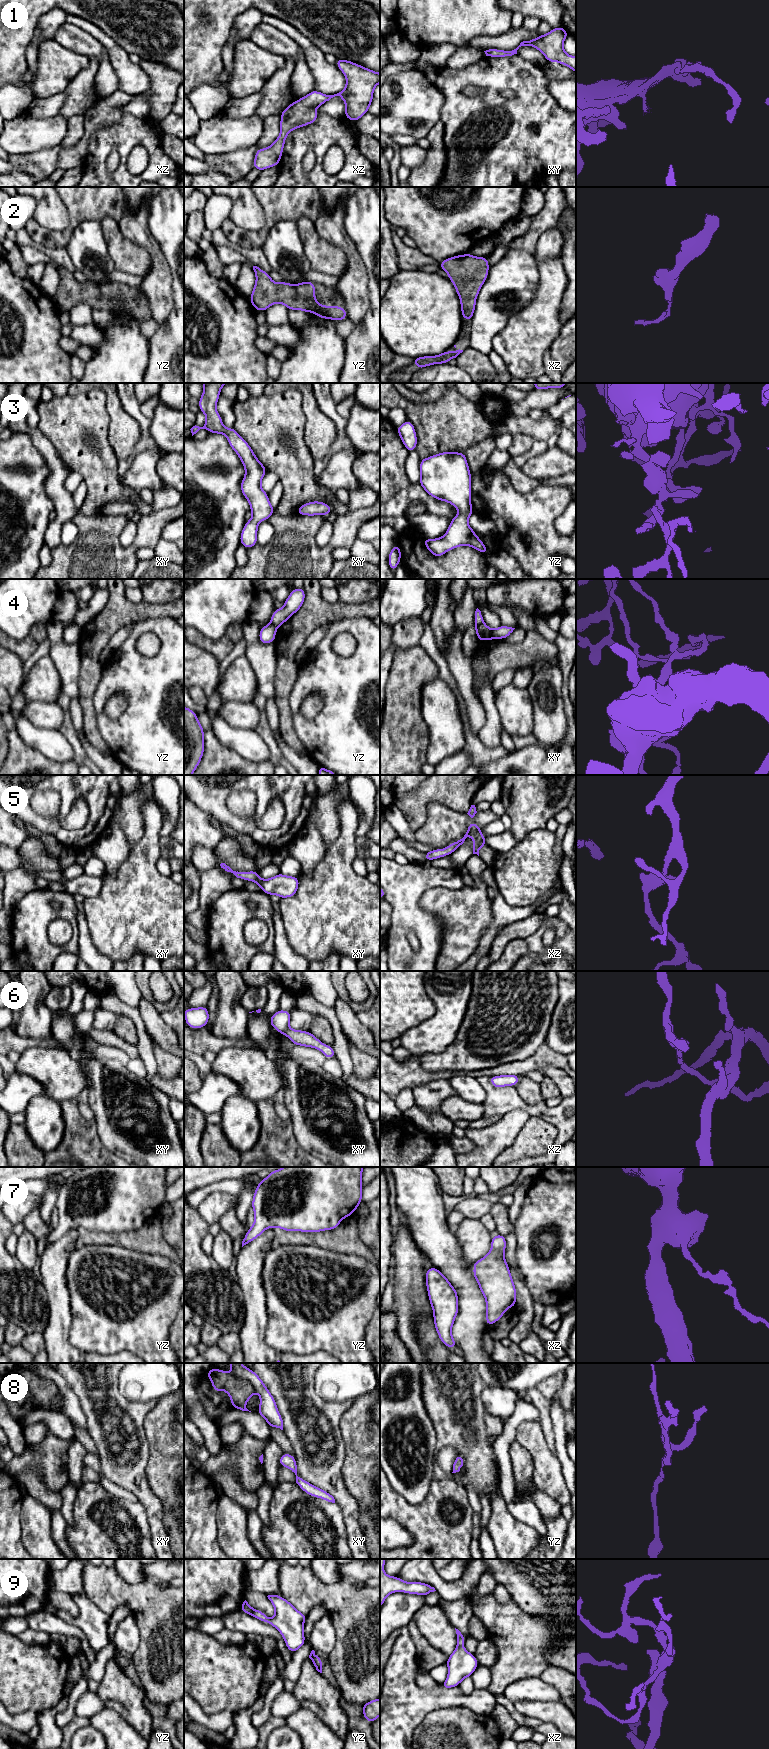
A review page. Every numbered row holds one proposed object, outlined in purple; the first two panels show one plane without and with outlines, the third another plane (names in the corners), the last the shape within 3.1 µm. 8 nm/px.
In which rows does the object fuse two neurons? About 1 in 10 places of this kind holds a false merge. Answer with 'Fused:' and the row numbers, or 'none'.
Fused: 4

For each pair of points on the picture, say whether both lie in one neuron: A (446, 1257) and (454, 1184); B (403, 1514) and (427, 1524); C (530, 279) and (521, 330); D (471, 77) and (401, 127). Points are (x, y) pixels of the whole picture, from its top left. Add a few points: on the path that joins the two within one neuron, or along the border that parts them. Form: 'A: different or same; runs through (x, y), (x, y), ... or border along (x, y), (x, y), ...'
A: different; border along (437, 1177), (439, 1189), (443, 1194)
B: same; runs through (409, 1516), (421, 1521)
C: different; border along (537, 286), (533, 298), (507, 321)
D: different; border along (434, 84), (444, 97), (441, 107), (441, 119)

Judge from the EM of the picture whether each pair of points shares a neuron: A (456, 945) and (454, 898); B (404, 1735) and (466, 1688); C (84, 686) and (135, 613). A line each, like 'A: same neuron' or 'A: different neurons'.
A: same neuron
B: different neurons
C: same neuron

